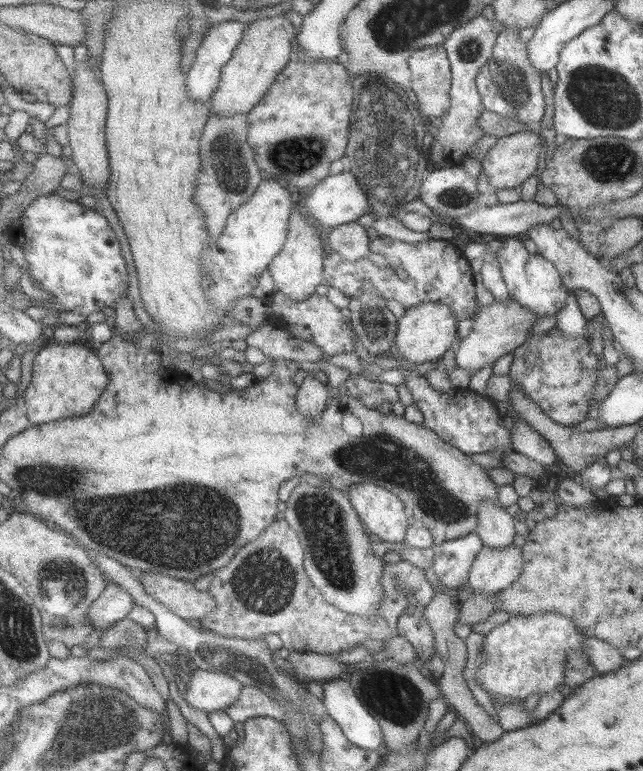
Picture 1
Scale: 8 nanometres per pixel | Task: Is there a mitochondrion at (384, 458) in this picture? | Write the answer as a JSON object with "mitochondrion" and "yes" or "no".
{"mitochondrion":"yes"}

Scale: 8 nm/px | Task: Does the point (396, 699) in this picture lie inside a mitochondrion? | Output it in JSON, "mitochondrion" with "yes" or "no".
{"mitochondrion":"yes"}

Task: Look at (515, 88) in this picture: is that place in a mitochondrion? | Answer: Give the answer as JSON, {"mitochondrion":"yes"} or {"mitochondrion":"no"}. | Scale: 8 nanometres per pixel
{"mitochondrion":"yes"}

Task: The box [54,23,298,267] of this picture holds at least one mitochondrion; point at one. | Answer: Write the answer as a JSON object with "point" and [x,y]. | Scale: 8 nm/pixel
{"point":[230,167]}

